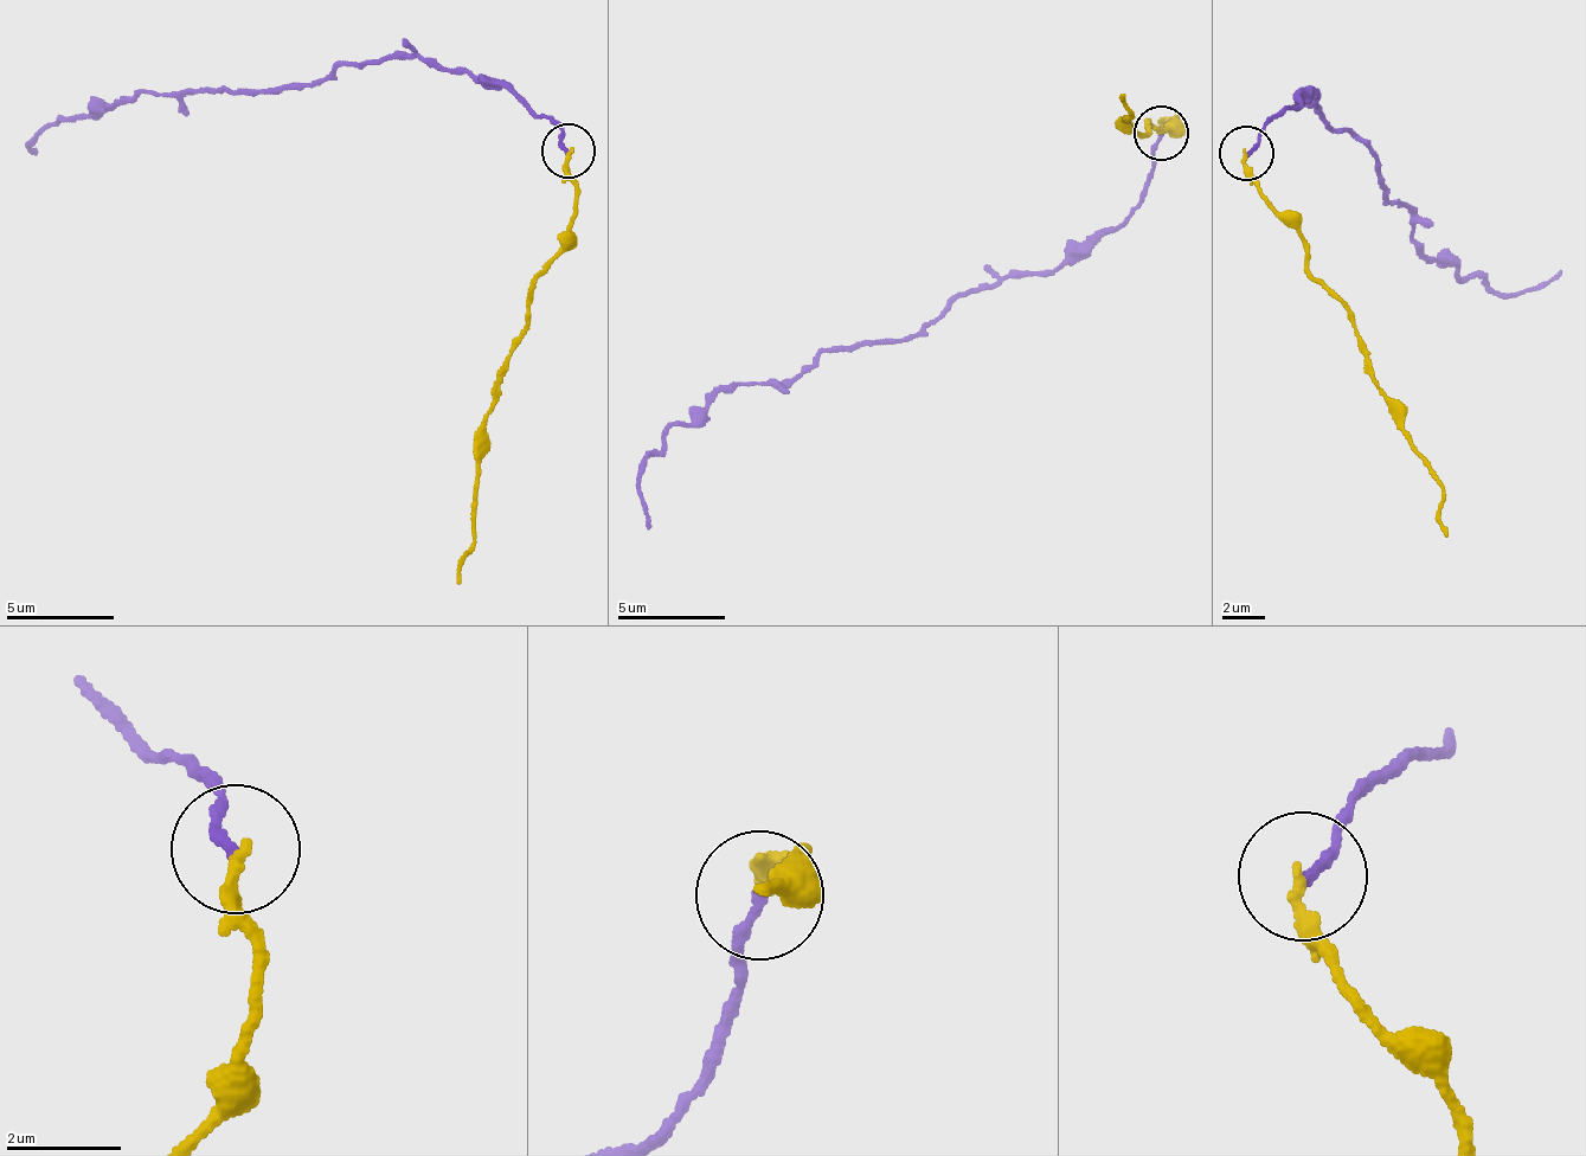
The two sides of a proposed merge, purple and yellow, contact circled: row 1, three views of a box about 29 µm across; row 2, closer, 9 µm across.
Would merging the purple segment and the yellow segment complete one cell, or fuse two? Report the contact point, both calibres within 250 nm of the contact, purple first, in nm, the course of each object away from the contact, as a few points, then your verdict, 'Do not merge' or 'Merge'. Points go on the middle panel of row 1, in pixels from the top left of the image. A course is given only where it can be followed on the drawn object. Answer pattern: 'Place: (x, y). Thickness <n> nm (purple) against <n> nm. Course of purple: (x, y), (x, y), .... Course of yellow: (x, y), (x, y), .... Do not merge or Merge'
Place: (1161, 133). Thickness 180 nm (purple) against 200 nm. Course of purple: (1160, 130), (1147, 194), (1052, 273), (739, 380), (648, 458), (649, 527). Course of yellow: (1160, 130), (1163, 116), (1177, 119), (1132, 133), (1121, 116), (1131, 117), (1124, 95), (1121, 95). Do not merge

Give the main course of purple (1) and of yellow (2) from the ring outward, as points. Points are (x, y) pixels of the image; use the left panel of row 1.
1: (566, 151), (557, 122), (501, 85), (412, 56), (308, 83), (141, 94), (58, 117), (37, 148)
2: (566, 151), (575, 220), (505, 355), (479, 447), (473, 543), (456, 585)

